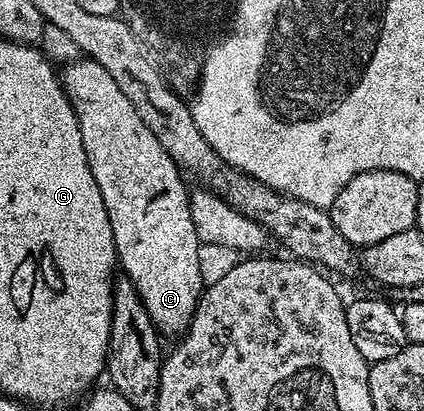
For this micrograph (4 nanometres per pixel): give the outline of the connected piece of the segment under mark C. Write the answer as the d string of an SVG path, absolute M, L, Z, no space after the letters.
M77 58L63 65L62 83L64 93L72 104L72 113L78 118L78 130L82 130L82 146L86 146L92 177L94 182L98 182L102 202L106 202L119 267L122 272L124 268L123 275L134 282L138 298L142 298L142 306L146 306L146 314L150 314L157 332L165 337L179 337L187 332L200 294L206 287L204 272L200 269L202 245L194 230L190 188L184 185L182 169L170 158L170 154L166 154L166 150L162 150L162 142L150 134L146 122L138 118L138 110L134 110L130 98L122 94L114 78L110 78L98 62Z

